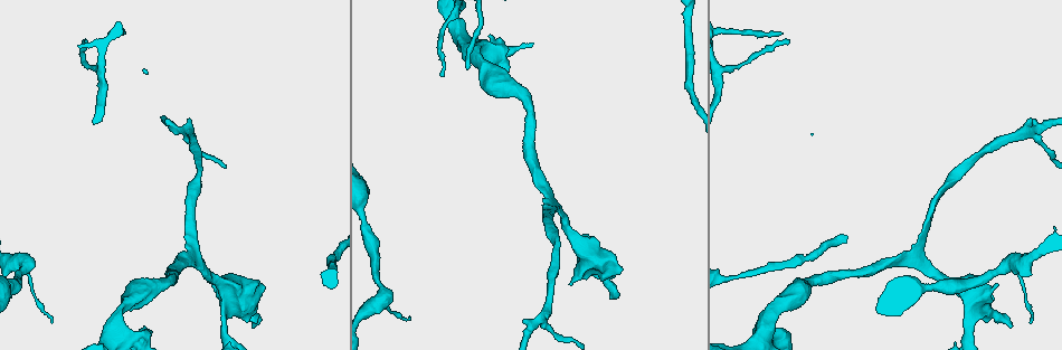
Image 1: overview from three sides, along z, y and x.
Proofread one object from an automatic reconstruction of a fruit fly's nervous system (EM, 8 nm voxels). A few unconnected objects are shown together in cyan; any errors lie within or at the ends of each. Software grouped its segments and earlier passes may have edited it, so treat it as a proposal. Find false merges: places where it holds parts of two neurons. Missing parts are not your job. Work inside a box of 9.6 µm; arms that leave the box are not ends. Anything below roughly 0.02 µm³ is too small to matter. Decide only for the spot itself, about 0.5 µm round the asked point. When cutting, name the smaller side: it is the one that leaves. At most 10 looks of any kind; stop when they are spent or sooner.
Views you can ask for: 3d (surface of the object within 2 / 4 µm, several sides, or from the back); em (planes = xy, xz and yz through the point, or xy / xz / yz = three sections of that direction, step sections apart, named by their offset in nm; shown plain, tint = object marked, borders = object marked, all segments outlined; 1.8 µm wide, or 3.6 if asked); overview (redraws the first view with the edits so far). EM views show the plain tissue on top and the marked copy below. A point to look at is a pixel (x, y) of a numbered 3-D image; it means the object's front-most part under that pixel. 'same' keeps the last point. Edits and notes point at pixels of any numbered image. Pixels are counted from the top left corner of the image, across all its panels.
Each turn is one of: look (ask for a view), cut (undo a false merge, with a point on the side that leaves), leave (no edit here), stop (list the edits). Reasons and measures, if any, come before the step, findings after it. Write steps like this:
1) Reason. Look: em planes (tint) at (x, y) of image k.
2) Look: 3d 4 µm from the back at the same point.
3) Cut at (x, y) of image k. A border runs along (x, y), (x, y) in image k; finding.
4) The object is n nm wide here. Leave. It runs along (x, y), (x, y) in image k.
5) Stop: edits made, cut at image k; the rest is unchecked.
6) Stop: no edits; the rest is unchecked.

Sudden change in width. Look: em yz step 16 (tint) at (986, 312) of image 1.

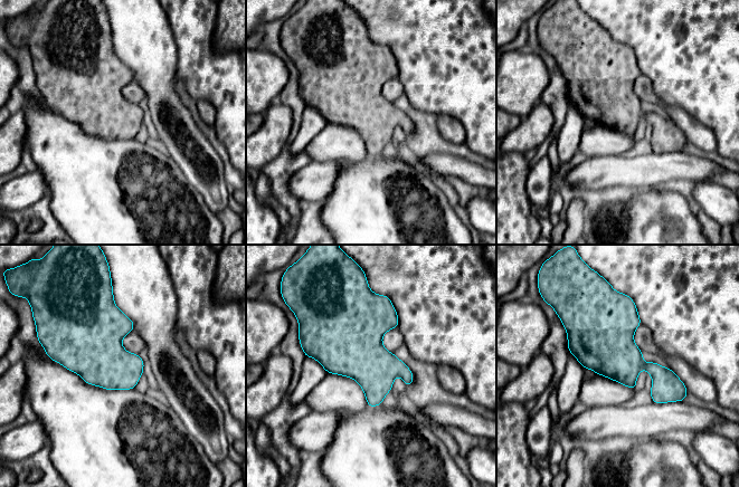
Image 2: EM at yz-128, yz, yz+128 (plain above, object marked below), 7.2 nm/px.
Leave. All the same neuron.

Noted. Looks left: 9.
Three-way junction. Look: em xz step 8 (tint) at (189, 261) of image 1.

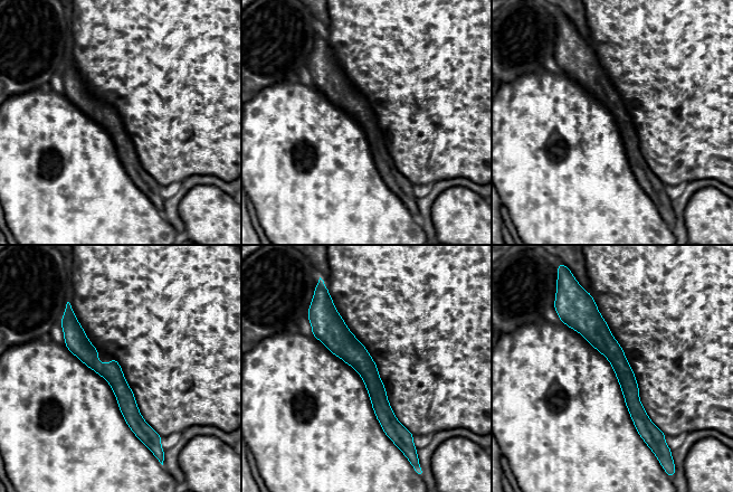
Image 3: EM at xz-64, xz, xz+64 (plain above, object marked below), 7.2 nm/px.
Leave. It runs along (334, 312), (390, 433) in image 3; one neuron here.

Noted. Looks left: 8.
Sudden change in width. Look: 3d 4 µm at (474, 58) of image 1.

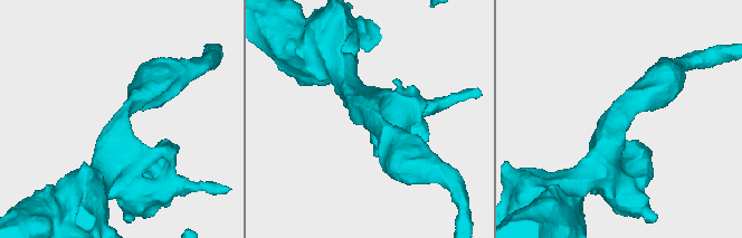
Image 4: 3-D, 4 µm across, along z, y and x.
The arms are 460, 550 nm wide; need the tissue. Look: em planes (tint) at (623, 114) of image 4.

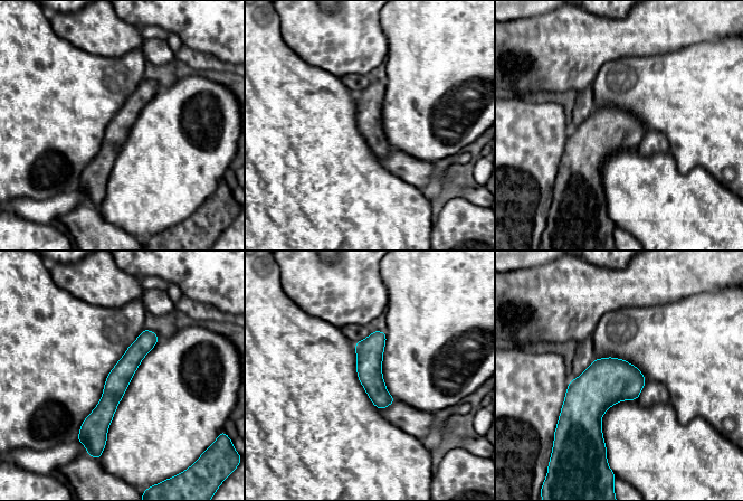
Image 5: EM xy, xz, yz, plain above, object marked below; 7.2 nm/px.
Leave. It runs along (151, 333), (115, 385), (103, 441) in image 5; all the same neuron.

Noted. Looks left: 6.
Abrupt turn. Look: 3d 4 µm at (20, 270) of image 1.

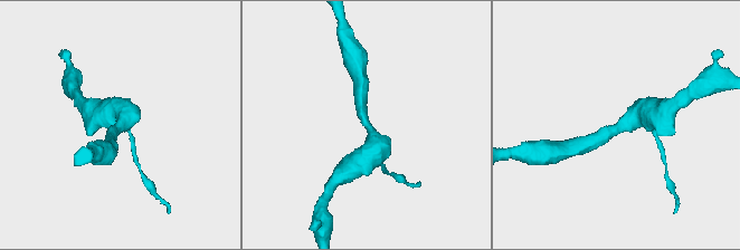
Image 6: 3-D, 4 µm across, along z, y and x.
Look: em planes (tint) at (617, 128) of image 6.

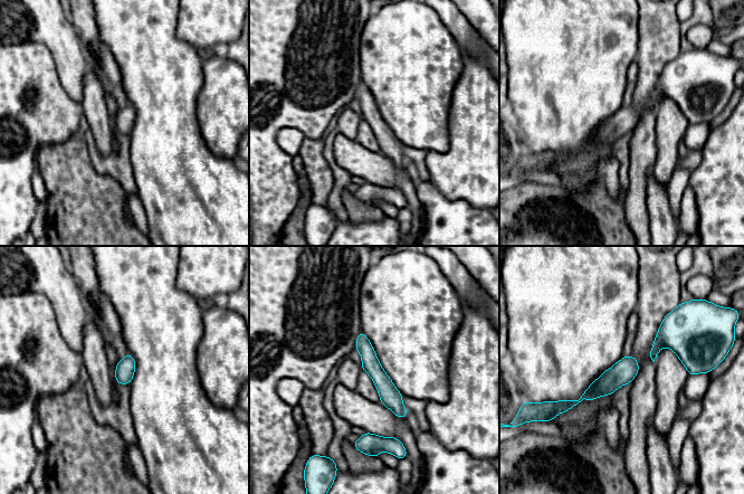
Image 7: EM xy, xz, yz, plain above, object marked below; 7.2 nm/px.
The object is 130 nm wide here. Leave. It runs along (361, 335), (370, 364), (402, 415) in image 7; continuous, no second neuron.

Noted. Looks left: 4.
Stop: no edits; the rest is unchecked.

